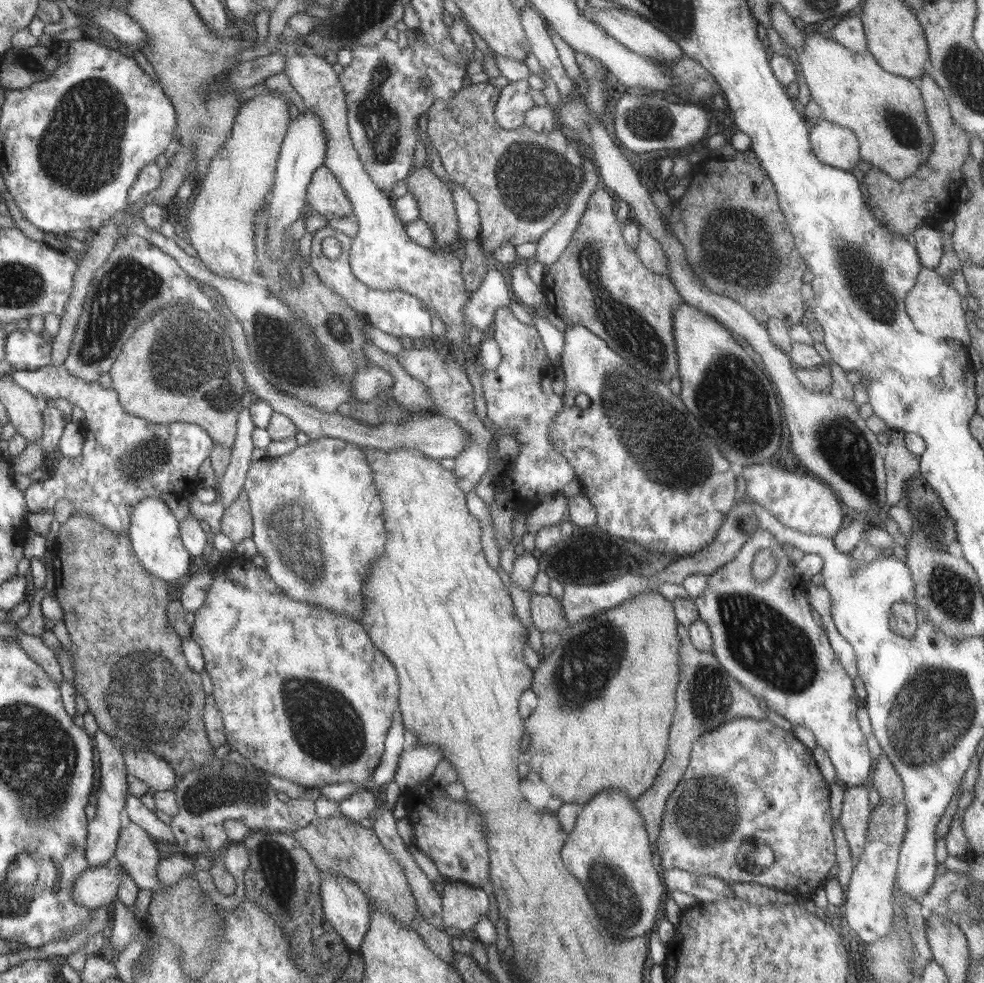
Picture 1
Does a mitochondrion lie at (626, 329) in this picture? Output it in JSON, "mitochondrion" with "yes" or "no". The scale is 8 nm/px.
{"mitochondrion":"yes"}

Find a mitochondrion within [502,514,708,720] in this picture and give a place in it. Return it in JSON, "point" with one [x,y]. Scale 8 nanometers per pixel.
{"point":[585,670]}

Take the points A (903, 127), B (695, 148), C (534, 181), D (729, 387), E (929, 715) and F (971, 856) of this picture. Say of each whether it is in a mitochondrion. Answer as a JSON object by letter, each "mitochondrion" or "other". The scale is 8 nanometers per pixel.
{"A":"mitochondrion","B":"other","C":"mitochondrion","D":"mitochondrion","E":"mitochondrion","F":"other"}

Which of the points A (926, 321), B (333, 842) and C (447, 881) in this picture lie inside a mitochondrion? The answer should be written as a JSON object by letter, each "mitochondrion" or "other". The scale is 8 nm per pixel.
{"A":"other","B":"other","C":"other"}

